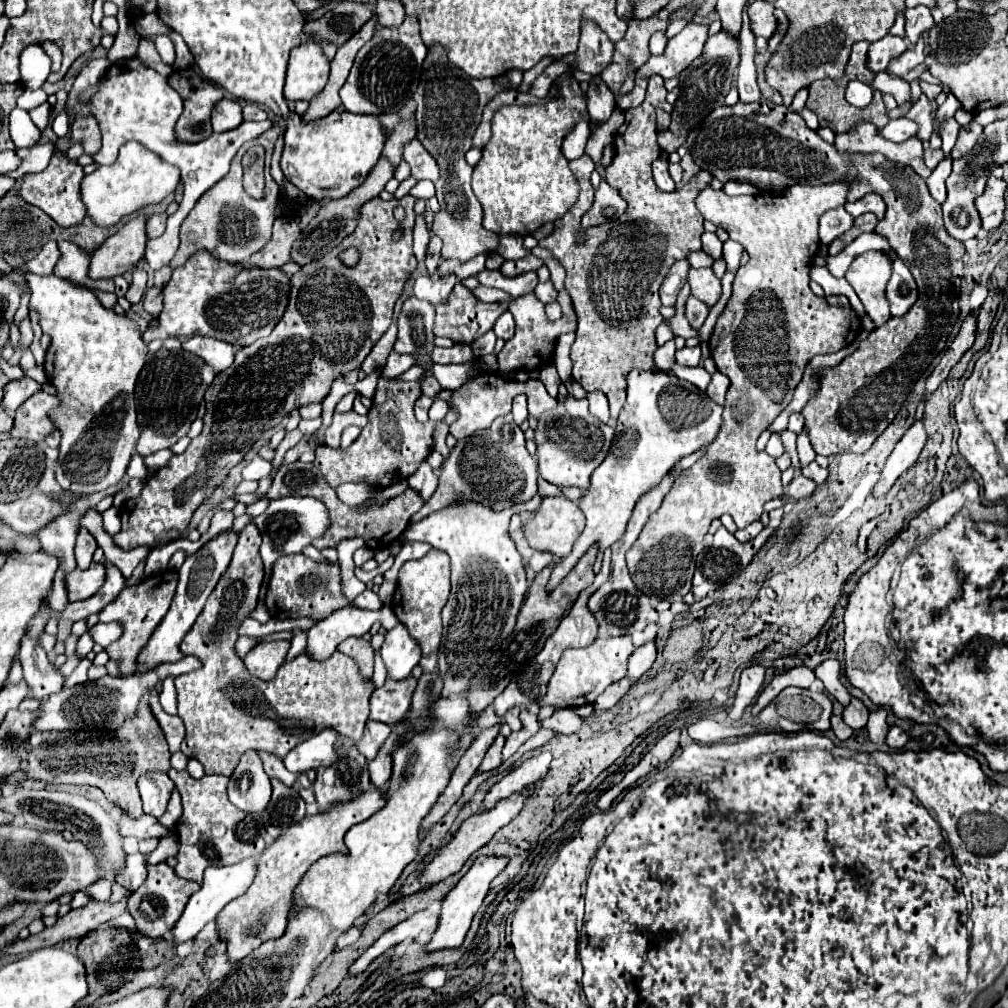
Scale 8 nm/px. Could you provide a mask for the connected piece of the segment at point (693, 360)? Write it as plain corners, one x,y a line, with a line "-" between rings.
696,345
696,347
684,347
684,349
676,351
676,363
678,365
696,367
700,363
700,345

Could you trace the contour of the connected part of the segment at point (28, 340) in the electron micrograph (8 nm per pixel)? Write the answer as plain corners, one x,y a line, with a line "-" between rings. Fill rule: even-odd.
24,319
24,321
22,321
22,325
20,325
20,333
21,347
30,346
34,339
34,329
32,329
32,323
30,323
30,319

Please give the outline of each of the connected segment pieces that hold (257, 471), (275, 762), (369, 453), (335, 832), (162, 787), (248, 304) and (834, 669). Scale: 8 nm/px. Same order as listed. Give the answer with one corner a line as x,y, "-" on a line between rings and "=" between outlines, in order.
254,457
242,471
242,477
246,481
260,481
264,475
270,473
270,463
262,457
=
258,751
258,755
262,757
262,761
264,761
264,771
270,775
270,777
276,777
276,779
280,779
284,785
288,785
288,787
294,787
296,783
298,783
298,775
300,773
290,773
286,767
284,767
284,763
282,763
282,759
278,759
276,755
270,755
270,753
260,753
=
394,317
390,329
374,345
374,349
366,357
366,363
362,363
362,371
366,375
380,369
378,387
372,397
372,409
368,411
368,425
362,429
360,437
346,449
330,449
326,445
316,447
314,463
320,467
320,471
324,473
330,487
338,487
346,481
354,481
354,483
368,481
370,485
376,485
376,487
388,487
388,485
412,475
418,469
420,461
432,451
434,423
432,421
418,423
414,417
414,403
422,395
420,383
384,377
386,359
394,347
394,339
398,333
396,321
398,321
398,317
=
370,789
358,799
350,803
342,803
334,807
326,815
314,815
304,817
300,823
292,825
286,835
278,837
274,845
270,845
258,859
258,873
248,887
246,895
234,899
228,907
224,907
217,917
217,929
219,938
226,942
228,957
232,963
244,959
254,949
258,949
268,939
278,939
284,935
288,911
292,909
292,891
302,879
302,875
308,871
312,863
316,863
324,855
332,853
344,853
344,835
346,831
374,815
384,803
380,789
=
148,771
142,775
142,779
138,779
138,789
144,803
144,813
162,817
174,789
172,779
162,771
=
196,251
182,267
174,269
172,279
166,283
162,293
164,293
164,309
158,315
158,327
148,329
144,333
146,343
152,339
166,339
166,337
176,337
180,341
186,341
192,335
206,335
226,341
230,345
246,347
256,339
268,337
282,319
290,299
290,277
284,275
284,271
278,267
272,269
254,267
252,271
246,271
242,263
226,263
224,259
214,259
214,255
208,255
208,251
=
828,659
828,661
824,661
824,663
820,663
816,669
814,669
814,673
816,673
816,677
824,683
824,687
826,687
826,691
832,695
832,697
836,697
842,705
848,705
850,703
850,699
852,699
852,695
850,695
850,691
848,691
848,687
842,683
842,667
840,667
840,663
836,661
836,659

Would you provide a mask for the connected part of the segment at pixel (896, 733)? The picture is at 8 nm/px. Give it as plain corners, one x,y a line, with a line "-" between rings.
894,725
894,727
890,727
890,731
888,731
886,743
888,743
890,747
894,747
894,749
902,749
902,747
908,743
908,739
910,739
910,735
908,735
906,731
902,731
898,725

